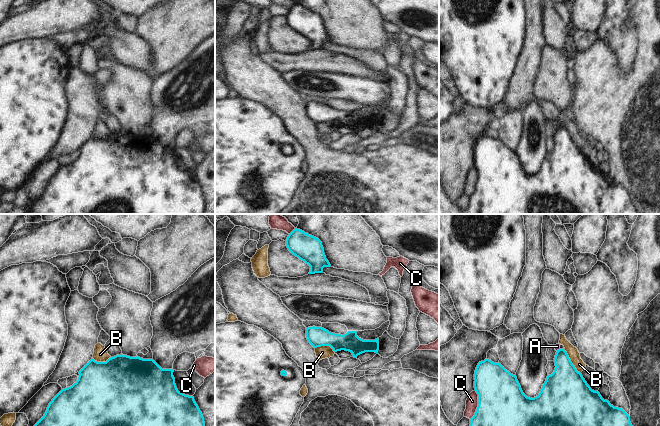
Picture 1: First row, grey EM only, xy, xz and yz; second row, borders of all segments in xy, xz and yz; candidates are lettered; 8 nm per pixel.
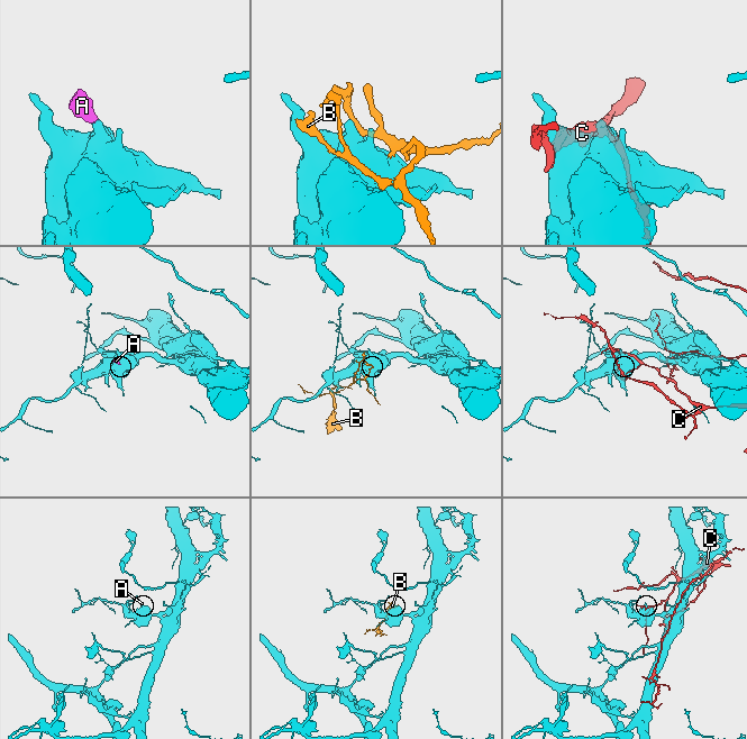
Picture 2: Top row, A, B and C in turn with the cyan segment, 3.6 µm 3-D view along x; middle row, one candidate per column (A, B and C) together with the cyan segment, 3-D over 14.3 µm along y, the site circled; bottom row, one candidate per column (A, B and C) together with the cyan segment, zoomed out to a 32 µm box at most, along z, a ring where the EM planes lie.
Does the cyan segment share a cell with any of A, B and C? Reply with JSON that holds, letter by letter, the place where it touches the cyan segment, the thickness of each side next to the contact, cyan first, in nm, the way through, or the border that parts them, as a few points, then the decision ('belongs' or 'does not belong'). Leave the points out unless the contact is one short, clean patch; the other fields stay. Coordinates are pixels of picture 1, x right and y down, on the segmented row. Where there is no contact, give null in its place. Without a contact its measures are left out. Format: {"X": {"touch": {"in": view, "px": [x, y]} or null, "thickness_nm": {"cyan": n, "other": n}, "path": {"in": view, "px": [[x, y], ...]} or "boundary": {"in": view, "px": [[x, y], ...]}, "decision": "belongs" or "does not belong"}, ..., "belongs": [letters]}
{"A": {"touch": {"in": "yz", "px": [557, 350]}, "thickness_nm": {"cyan": 240, "other": 50}, "path": {"in": "yz", "px": [[565, 380], [564, 365], [557, 350], [557, 346]]}, "decision": "belongs"}, "B": {"touch": {"in": "yz", "px": [570, 361]}, "thickness_nm": {"cyan": 360, "other": 90}, "decision": "does not belong"}, "C": {"touch": {"in": "yz", "px": [478, 405]}, "thickness_nm": {"cyan": 380, "other": 100}, "decision": "does not belong"}, "belongs": ["A"]}

